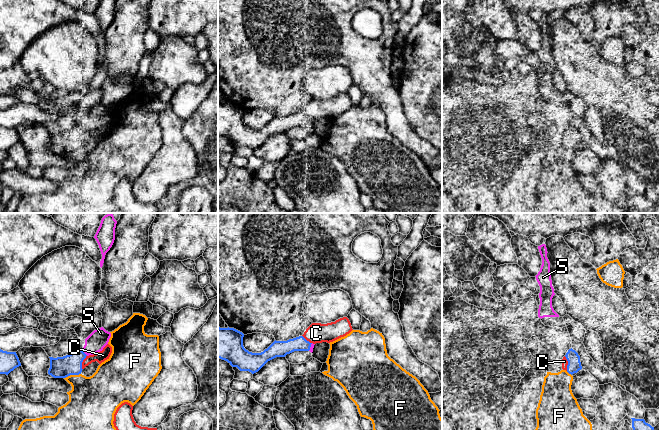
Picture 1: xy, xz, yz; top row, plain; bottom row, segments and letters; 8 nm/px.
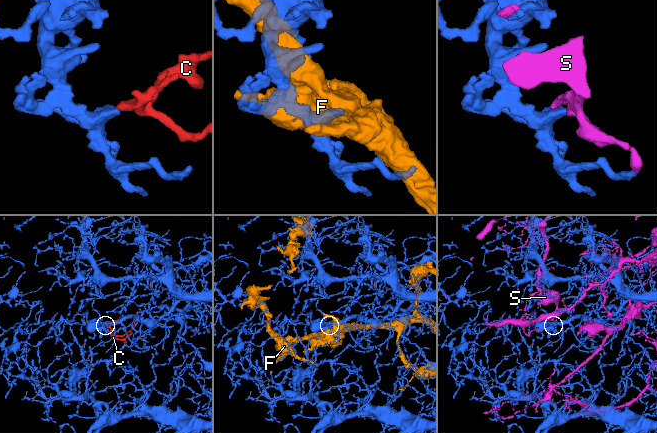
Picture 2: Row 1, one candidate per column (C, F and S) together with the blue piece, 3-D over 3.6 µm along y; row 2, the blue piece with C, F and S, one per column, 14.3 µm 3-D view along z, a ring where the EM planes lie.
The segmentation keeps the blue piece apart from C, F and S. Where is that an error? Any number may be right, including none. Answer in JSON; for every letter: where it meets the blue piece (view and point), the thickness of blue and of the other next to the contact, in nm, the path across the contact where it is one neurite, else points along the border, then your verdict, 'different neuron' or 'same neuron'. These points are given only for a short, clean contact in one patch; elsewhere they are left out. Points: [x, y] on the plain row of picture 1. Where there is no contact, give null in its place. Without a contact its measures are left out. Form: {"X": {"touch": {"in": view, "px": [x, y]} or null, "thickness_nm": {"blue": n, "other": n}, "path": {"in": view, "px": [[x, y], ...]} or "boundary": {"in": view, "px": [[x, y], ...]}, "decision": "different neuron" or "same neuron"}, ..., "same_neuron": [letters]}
{"C": {"touch": {"in": "yz", "px": [568, 139]}, "thickness_nm": {"blue": 110, "other": 50}, "decision": "same neuron"}, "F": {"touch": {"in": "xy", "px": [72, 150]}, "thickness_nm": {"blue": 180, "other": 360}, "decision": "different neuron"}, "S": {"touch": {"in": "xy", "px": [83, 128]}, "thickness_nm": {"blue": 180, "other": 160}, "decision": "different neuron"}, "same_neuron": ["C"]}

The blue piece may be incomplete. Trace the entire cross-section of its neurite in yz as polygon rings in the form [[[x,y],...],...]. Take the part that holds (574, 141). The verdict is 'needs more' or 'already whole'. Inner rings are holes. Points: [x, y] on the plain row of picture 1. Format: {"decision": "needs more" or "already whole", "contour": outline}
{"decision": "needs more", "contour": [[[572,124],[568,126],[562,135],[562,145],[566,146],[571,151],[582,145],[580,132]]]}

